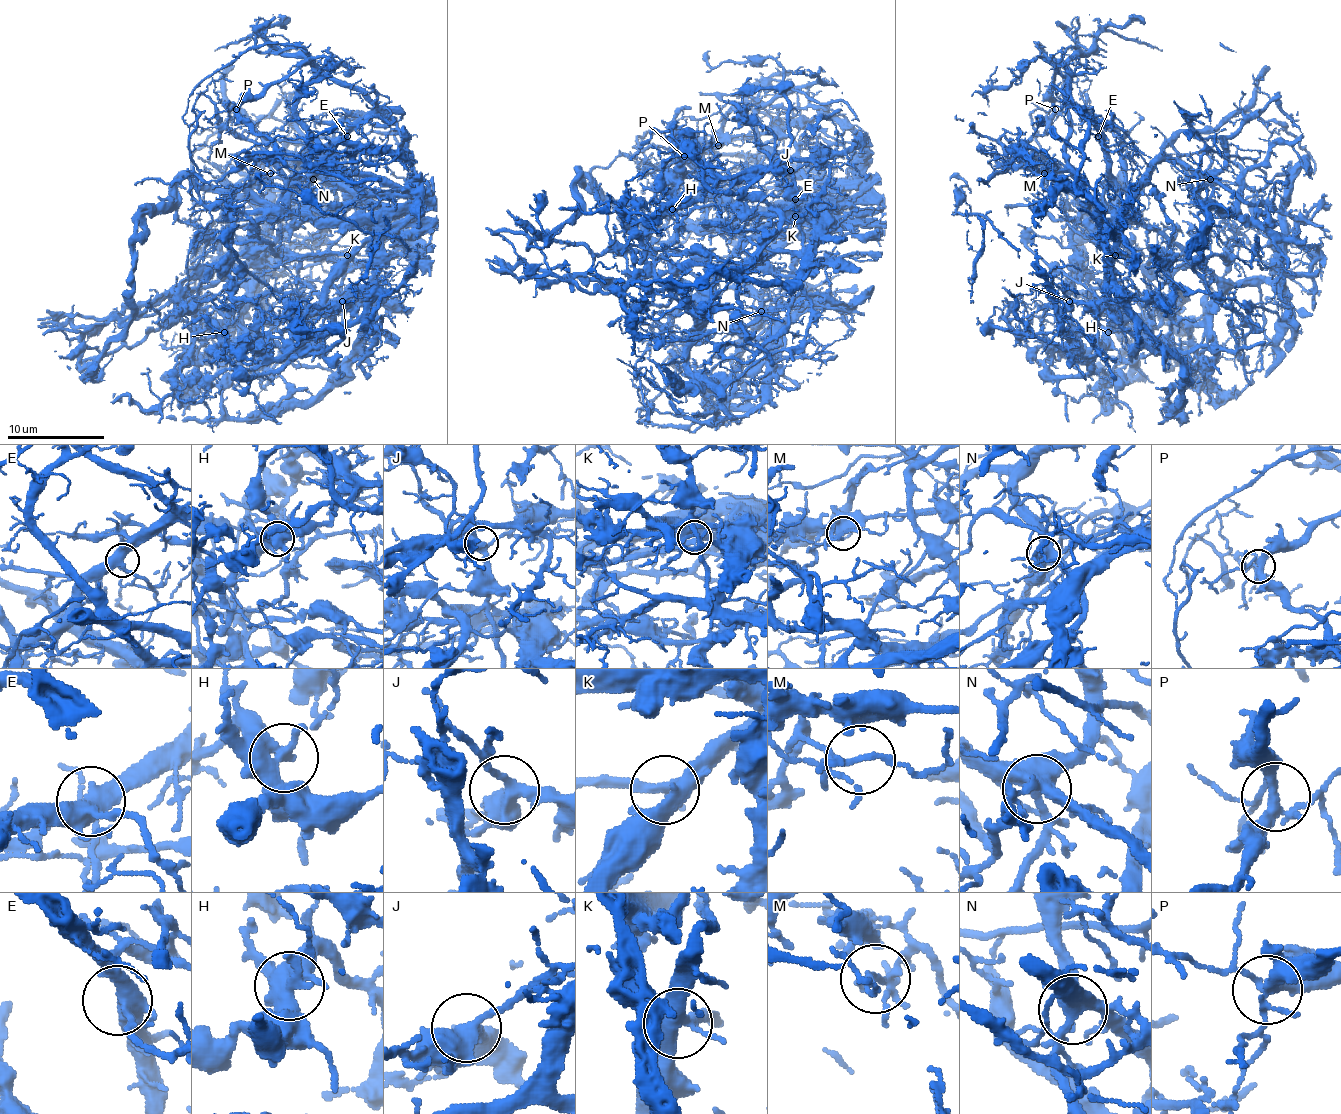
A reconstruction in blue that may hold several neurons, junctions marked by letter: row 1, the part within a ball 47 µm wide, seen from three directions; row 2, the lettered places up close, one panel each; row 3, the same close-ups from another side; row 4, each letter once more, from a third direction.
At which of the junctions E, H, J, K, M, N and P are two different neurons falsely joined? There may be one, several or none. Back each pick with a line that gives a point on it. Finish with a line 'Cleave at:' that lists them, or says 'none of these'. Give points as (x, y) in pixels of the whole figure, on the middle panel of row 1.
M: at (718, 145)
N: at (761, 311)
Cleave at: M, N

